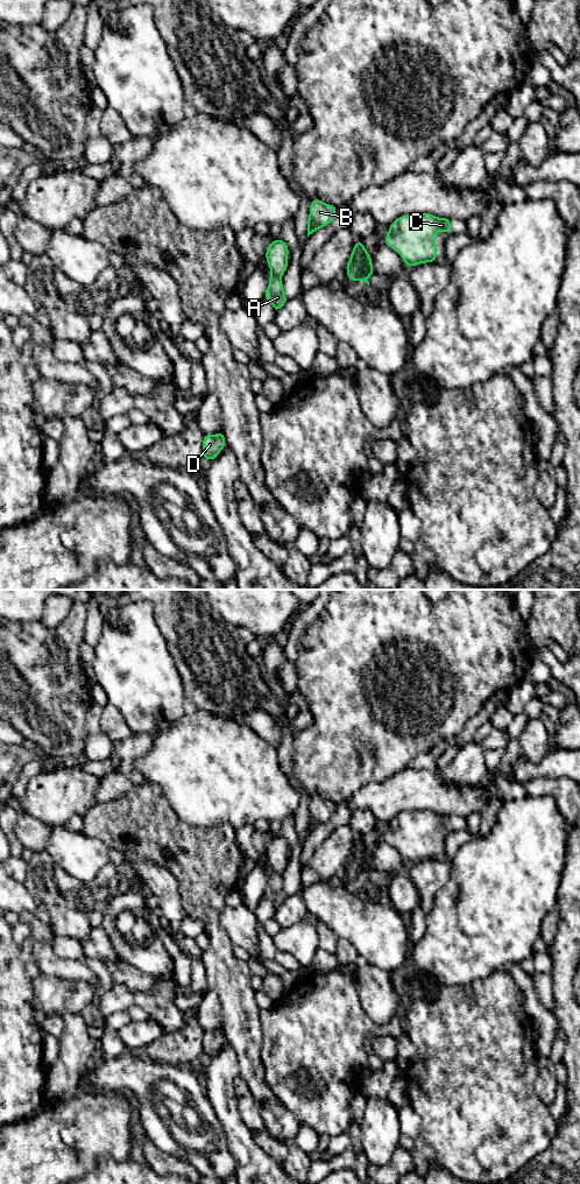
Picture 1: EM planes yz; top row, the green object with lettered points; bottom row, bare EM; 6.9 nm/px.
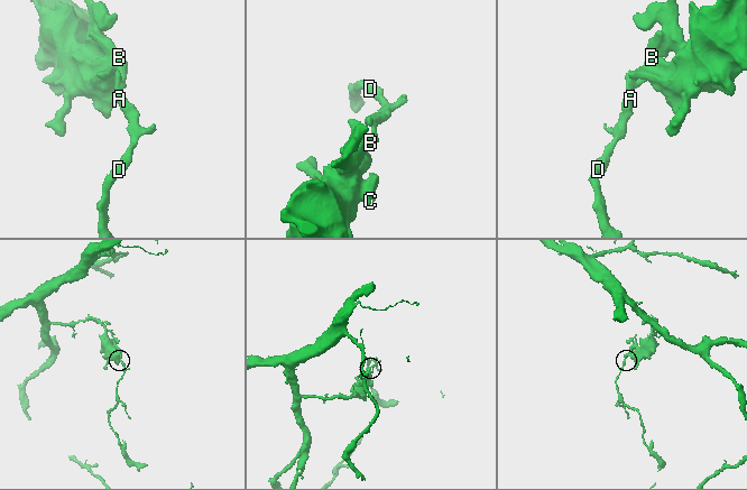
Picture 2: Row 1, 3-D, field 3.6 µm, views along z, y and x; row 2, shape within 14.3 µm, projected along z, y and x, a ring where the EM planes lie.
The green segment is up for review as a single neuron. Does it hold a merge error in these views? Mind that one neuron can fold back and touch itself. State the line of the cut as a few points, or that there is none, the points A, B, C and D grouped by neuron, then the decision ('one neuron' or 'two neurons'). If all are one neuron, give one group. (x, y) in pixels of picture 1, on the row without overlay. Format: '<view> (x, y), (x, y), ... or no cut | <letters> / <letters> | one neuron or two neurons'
yz (273, 869), (280, 875) | A D / B C | two neurons

